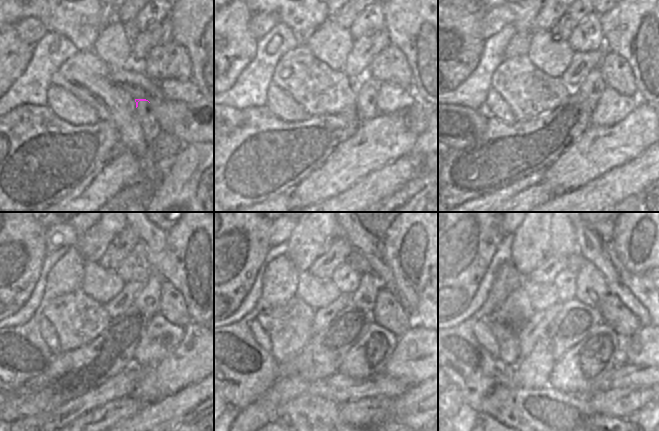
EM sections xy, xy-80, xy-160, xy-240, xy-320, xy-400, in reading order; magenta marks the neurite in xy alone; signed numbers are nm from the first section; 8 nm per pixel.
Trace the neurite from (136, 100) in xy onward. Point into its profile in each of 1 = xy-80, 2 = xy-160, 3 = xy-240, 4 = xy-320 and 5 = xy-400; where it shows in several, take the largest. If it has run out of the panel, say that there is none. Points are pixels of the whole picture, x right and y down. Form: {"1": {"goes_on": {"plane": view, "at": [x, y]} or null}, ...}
{"1": {"goes_on": {"plane": "xy-80", "at": [367, 89]}}, "2": {"goes_on": {"plane": "xy-160", "at": [591, 88]}}, "3": {"goes_on": {"plane": "xy-240", "at": [148, 300]}}, "4": {"goes_on": {"plane": "xy-320", "at": [371, 285]}}, "5": {"goes_on": {"plane": "xy-400", "at": [591, 288]}}}

